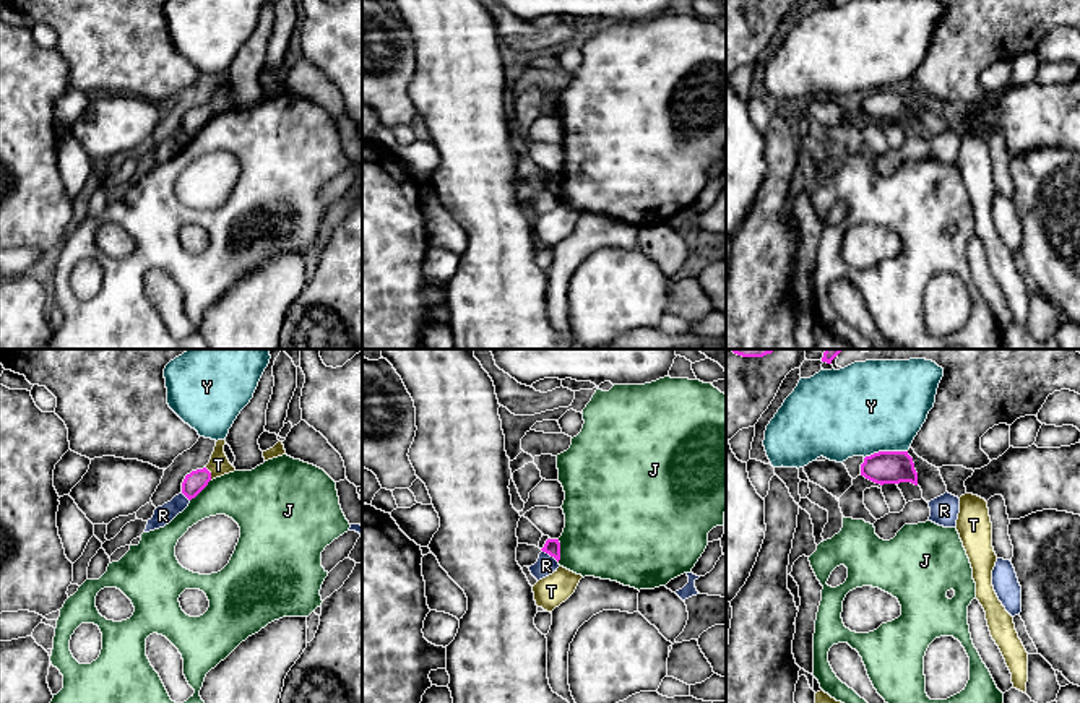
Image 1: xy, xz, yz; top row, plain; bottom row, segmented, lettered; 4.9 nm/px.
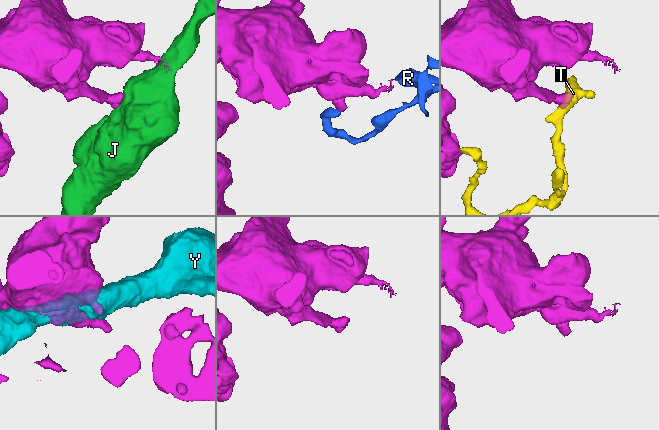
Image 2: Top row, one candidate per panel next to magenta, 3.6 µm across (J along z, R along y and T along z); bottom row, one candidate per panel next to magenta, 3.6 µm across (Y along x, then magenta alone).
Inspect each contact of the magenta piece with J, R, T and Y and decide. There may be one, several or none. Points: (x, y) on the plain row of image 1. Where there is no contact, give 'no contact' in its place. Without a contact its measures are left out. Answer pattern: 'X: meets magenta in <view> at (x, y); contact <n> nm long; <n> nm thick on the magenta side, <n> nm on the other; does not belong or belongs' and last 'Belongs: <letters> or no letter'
J: meets magenta in xy at (200, 127); contact 150 nm long; 110 nm thick on the magenta side, 280 nm on the other; does not belong
R: meets magenta in xz at (551, 192); contact 100 nm long; 80 nm thick on the magenta side, 100 nm on the other; does not belong
T: meets magenta in xy at (210, 111); contact 70 nm long; 110 nm thick on the magenta side, 100 nm on the other; does not belong
Y: meets magenta in yz at (885, 88); contact 220 nm long; 160 nm thick on the magenta side, 460 nm on the other; does not belong
Belongs: no letter

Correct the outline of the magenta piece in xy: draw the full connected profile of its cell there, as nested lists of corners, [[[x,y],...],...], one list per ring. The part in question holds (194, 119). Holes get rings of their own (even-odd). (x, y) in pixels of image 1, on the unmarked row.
[[[206,104],[192,107],[182,119],[182,130],[192,136],[208,122],[210,117],[211,109]]]

